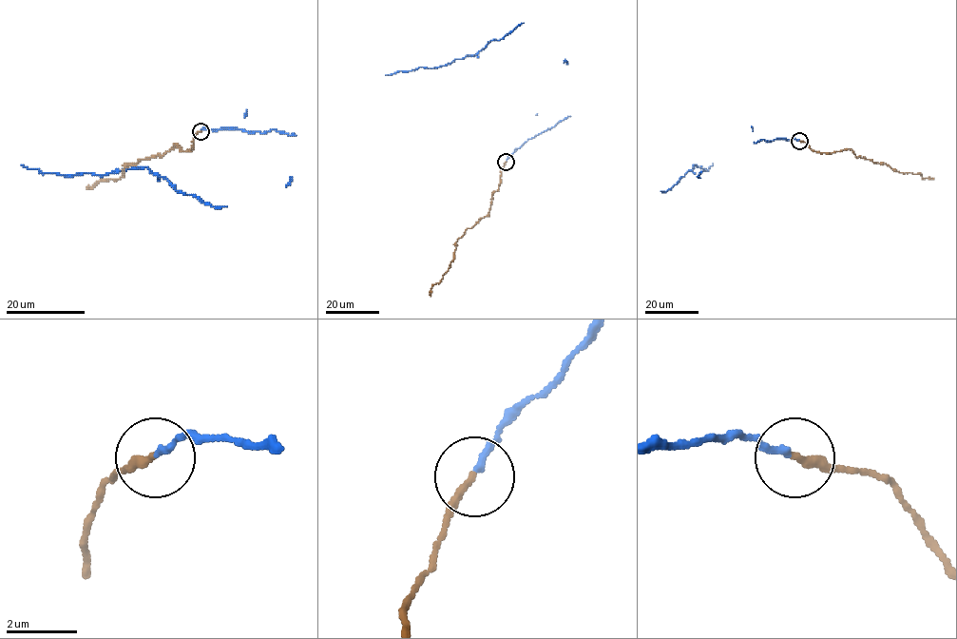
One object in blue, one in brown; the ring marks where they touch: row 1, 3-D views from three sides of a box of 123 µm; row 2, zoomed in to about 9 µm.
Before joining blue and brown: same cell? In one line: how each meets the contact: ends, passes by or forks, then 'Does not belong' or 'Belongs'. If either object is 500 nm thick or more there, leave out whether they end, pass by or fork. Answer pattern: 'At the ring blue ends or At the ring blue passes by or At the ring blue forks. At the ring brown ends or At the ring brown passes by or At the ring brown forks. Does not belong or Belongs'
At the ring blue ends. At the ring brown ends. Belongs

